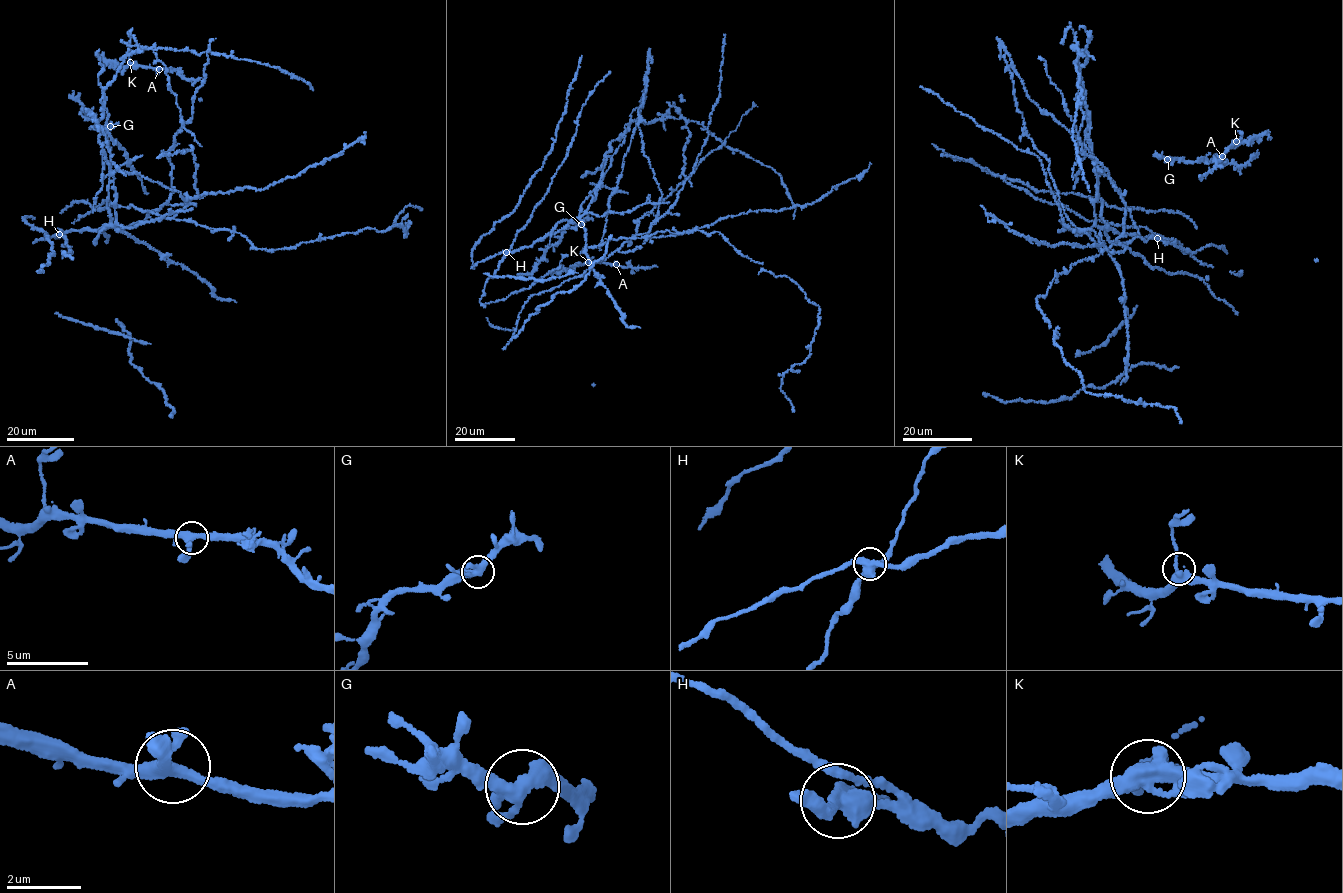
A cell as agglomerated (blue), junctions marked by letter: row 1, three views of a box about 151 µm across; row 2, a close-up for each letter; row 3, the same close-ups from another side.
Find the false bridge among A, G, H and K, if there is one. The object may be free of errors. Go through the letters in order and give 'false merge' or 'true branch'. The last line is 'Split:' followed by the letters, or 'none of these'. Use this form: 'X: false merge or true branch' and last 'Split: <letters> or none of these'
A: true branch
G: true branch
H: false merge
K: true branch
Split: H

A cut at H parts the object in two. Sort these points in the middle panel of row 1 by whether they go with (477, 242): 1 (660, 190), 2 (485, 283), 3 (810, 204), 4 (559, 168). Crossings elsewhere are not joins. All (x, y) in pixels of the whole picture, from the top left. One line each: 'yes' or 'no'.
1: no
2: yes
3: yes
4: yes

